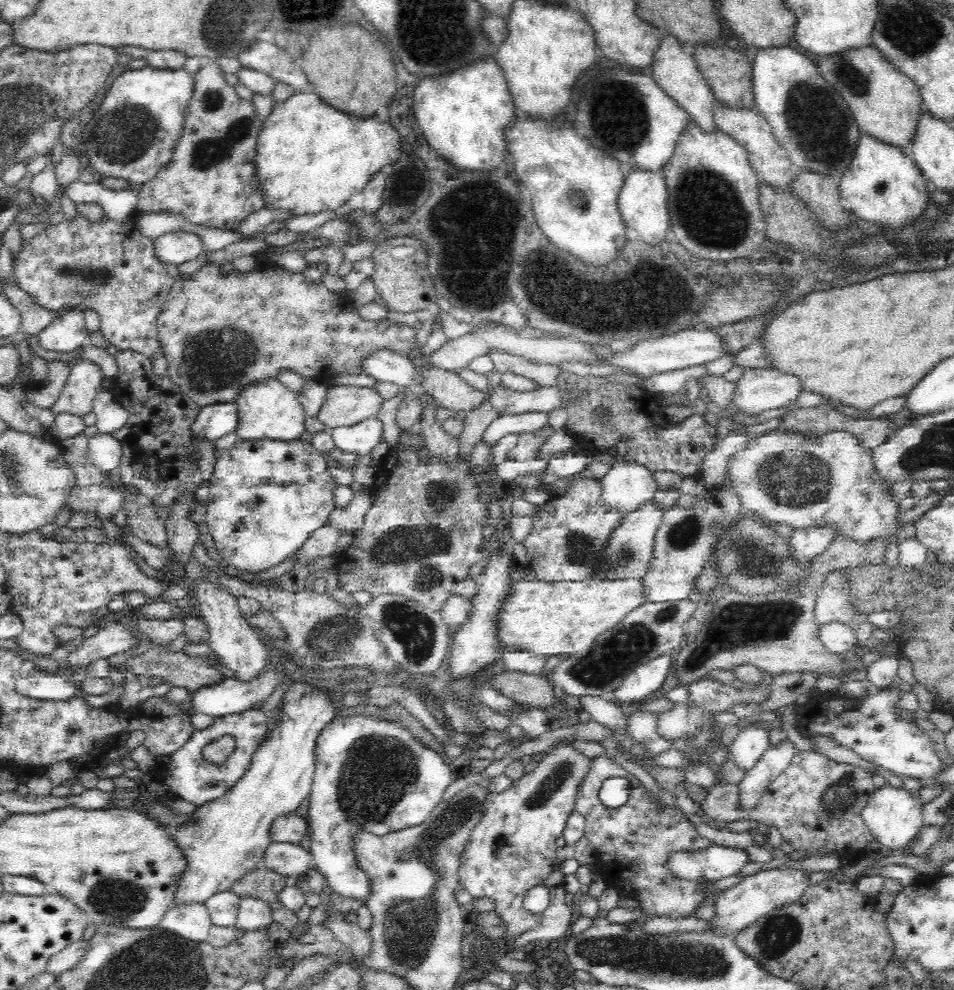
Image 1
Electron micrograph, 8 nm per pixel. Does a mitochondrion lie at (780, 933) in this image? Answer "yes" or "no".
yes

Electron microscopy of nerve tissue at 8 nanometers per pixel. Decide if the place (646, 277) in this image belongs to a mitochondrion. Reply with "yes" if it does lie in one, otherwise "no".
yes

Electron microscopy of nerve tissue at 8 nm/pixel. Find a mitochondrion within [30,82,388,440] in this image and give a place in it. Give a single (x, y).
(212, 361)

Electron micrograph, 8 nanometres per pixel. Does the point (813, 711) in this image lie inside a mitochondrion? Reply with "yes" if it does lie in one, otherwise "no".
no

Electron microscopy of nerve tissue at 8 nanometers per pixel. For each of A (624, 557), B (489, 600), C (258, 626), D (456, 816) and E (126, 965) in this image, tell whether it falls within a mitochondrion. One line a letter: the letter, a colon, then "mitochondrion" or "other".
A: mitochondrion
B: other
C: other
D: mitochondrion
E: mitochondrion

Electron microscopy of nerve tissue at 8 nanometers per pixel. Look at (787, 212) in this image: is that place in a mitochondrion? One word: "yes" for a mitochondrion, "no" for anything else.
no

